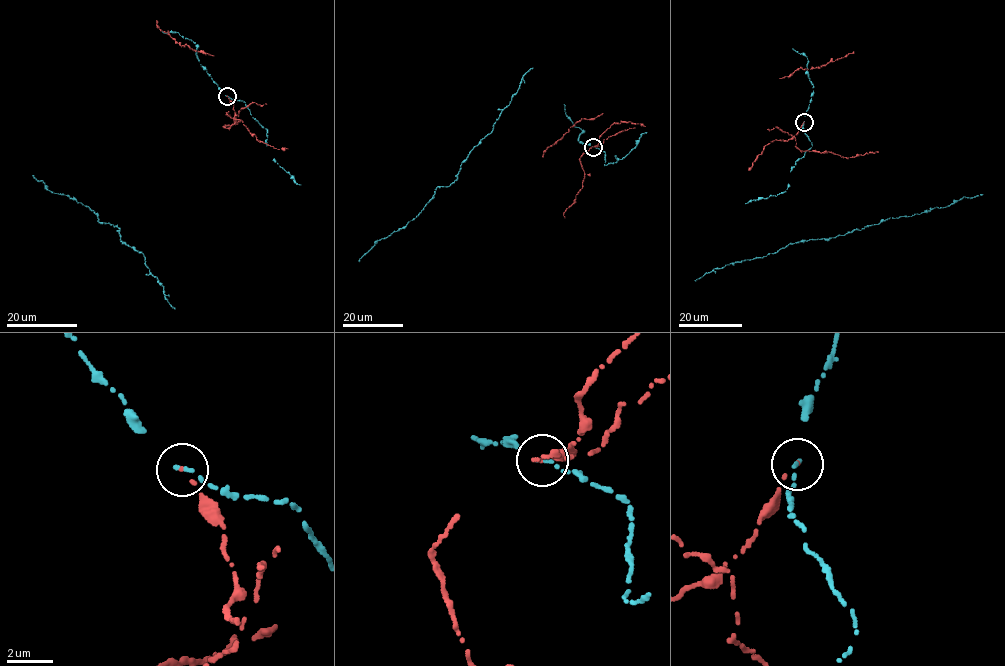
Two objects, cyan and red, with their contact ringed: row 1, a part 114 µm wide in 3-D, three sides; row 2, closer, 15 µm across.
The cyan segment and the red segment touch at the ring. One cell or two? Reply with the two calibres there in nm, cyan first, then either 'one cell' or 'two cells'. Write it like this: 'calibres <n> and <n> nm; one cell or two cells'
calibres 150 and 130 nm; two cells

